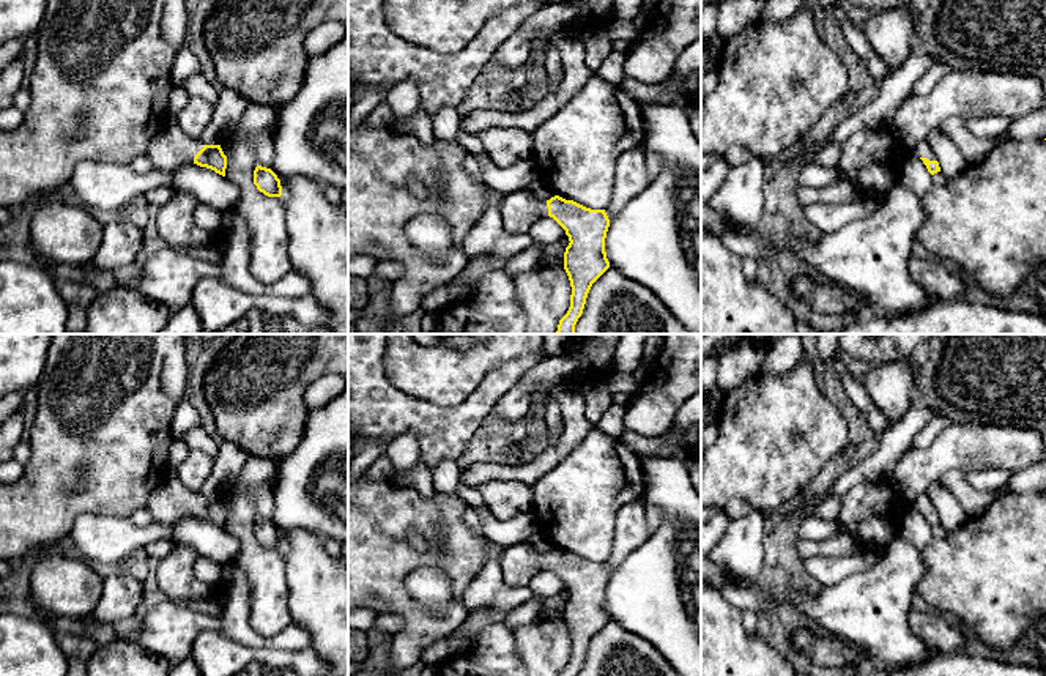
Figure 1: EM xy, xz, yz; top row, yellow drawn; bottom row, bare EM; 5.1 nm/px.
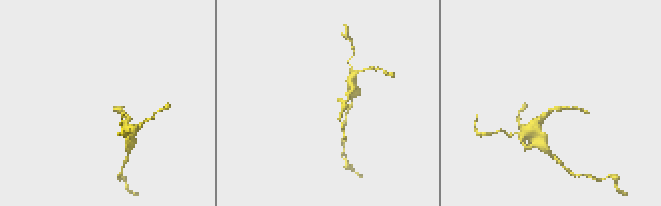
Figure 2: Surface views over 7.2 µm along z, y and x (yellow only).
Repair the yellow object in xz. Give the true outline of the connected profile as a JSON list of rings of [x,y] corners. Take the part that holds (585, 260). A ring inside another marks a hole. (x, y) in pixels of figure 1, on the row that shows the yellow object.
[[[526,189],[506,194],[501,203],[501,221],[507,233],[528,233],[540,217],[553,217],[569,236],[564,252],[564,269],[572,295],[567,314],[559,320],[556,334],[575,334],[592,284],[610,268],[605,238],[610,219],[605,210],[591,210],[559,195],[539,200]]]

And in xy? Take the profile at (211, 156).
[[[172,121],[153,137],[145,154],[151,169],[158,172],[173,173],[181,165],[194,162],[225,176],[227,156],[221,145],[203,145]]]

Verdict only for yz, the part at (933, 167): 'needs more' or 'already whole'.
needs more

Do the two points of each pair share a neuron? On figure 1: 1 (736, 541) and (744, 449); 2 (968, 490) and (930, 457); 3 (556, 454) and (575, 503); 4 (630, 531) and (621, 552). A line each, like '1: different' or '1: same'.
1: different
2: different
3: different
4: same

